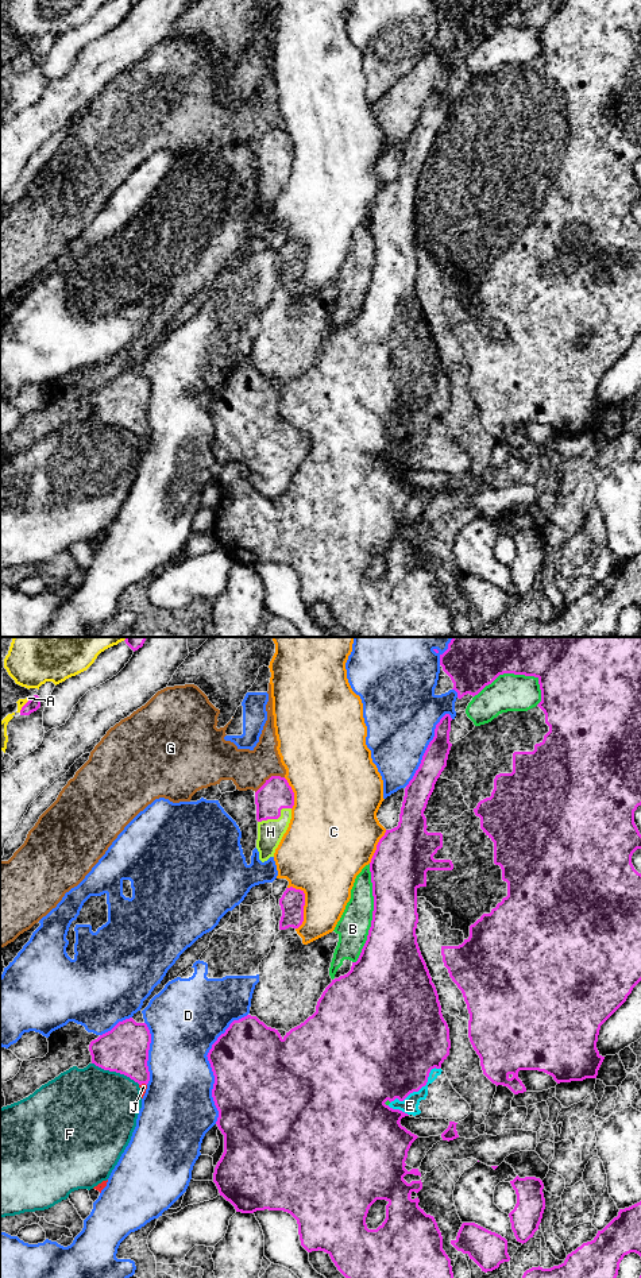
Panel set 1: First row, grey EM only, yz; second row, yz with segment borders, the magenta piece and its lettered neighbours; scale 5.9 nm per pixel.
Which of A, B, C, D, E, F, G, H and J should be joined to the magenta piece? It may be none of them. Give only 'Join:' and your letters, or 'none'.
Join: H

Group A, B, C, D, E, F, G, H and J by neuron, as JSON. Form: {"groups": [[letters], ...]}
{"groups": [["A"], ["B", "E"], ["C"], ["D"], ["F"], ["G"], ["H"], ["J"]]}

